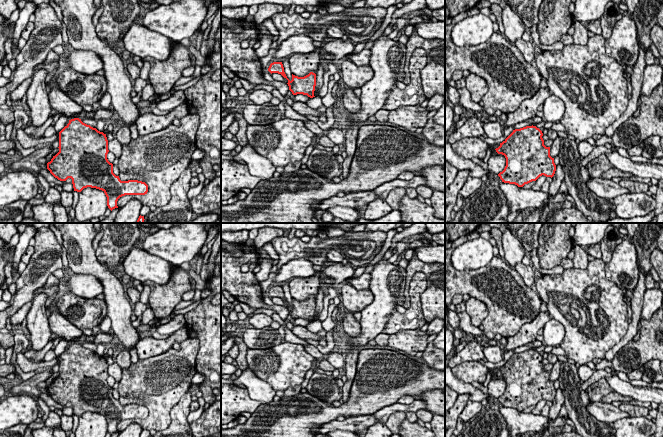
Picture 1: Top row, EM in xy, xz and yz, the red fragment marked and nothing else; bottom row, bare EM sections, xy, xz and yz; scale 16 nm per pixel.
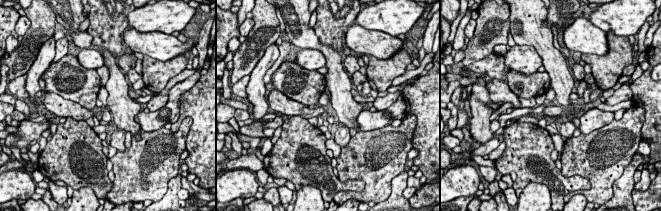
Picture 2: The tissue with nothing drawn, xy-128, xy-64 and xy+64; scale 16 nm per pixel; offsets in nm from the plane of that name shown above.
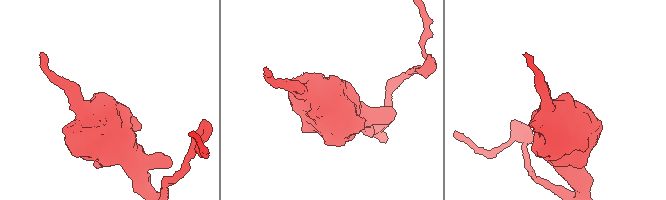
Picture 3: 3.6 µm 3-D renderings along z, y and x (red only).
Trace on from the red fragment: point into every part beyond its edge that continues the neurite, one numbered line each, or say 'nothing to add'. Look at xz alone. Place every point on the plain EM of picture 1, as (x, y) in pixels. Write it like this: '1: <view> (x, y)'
nothing to add

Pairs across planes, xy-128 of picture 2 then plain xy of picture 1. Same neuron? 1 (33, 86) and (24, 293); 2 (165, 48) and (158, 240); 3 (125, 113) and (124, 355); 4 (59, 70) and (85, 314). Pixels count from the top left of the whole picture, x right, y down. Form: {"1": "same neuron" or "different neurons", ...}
{"1": "different neurons", "2": "different neurons", "3": "different neurons", "4": "same neuron"}

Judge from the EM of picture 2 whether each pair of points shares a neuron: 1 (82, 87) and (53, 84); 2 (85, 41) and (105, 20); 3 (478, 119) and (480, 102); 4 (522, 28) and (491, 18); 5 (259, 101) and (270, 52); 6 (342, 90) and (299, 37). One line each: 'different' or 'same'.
1: same
2: different
3: same
4: different
5: same
6: same

